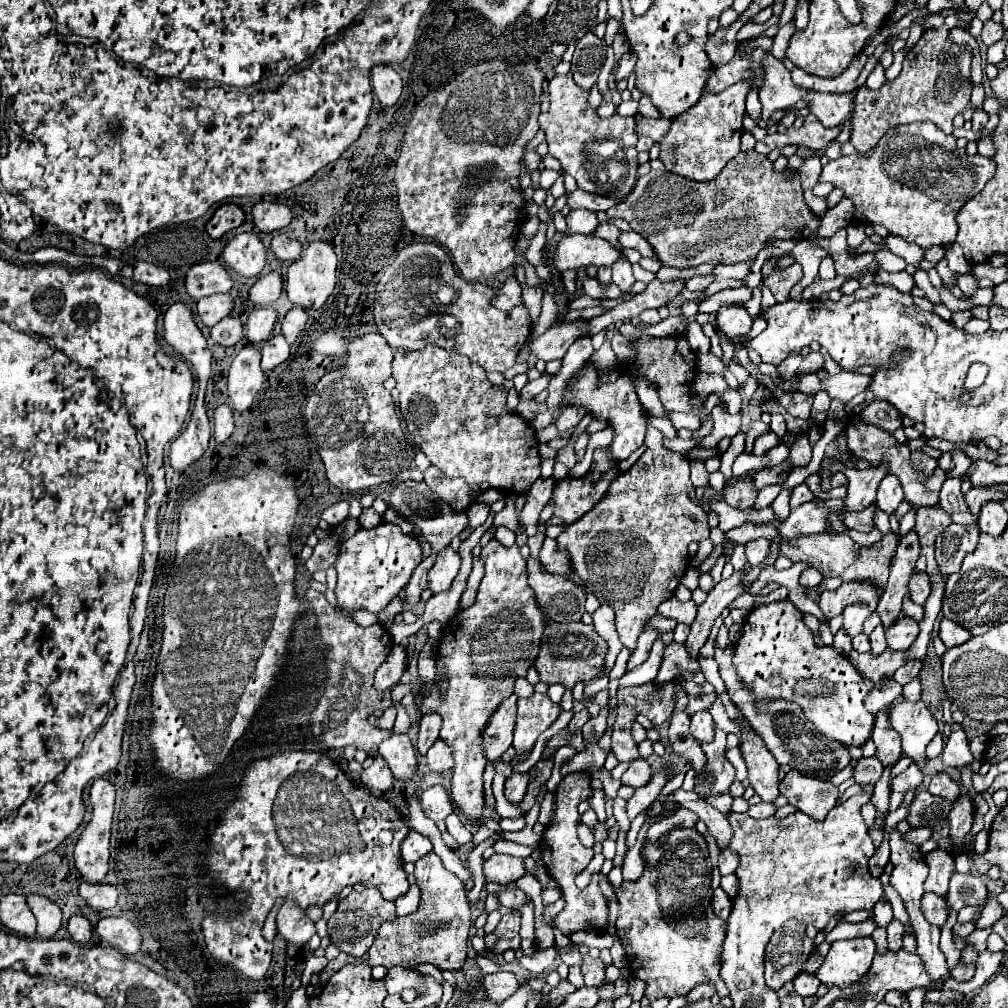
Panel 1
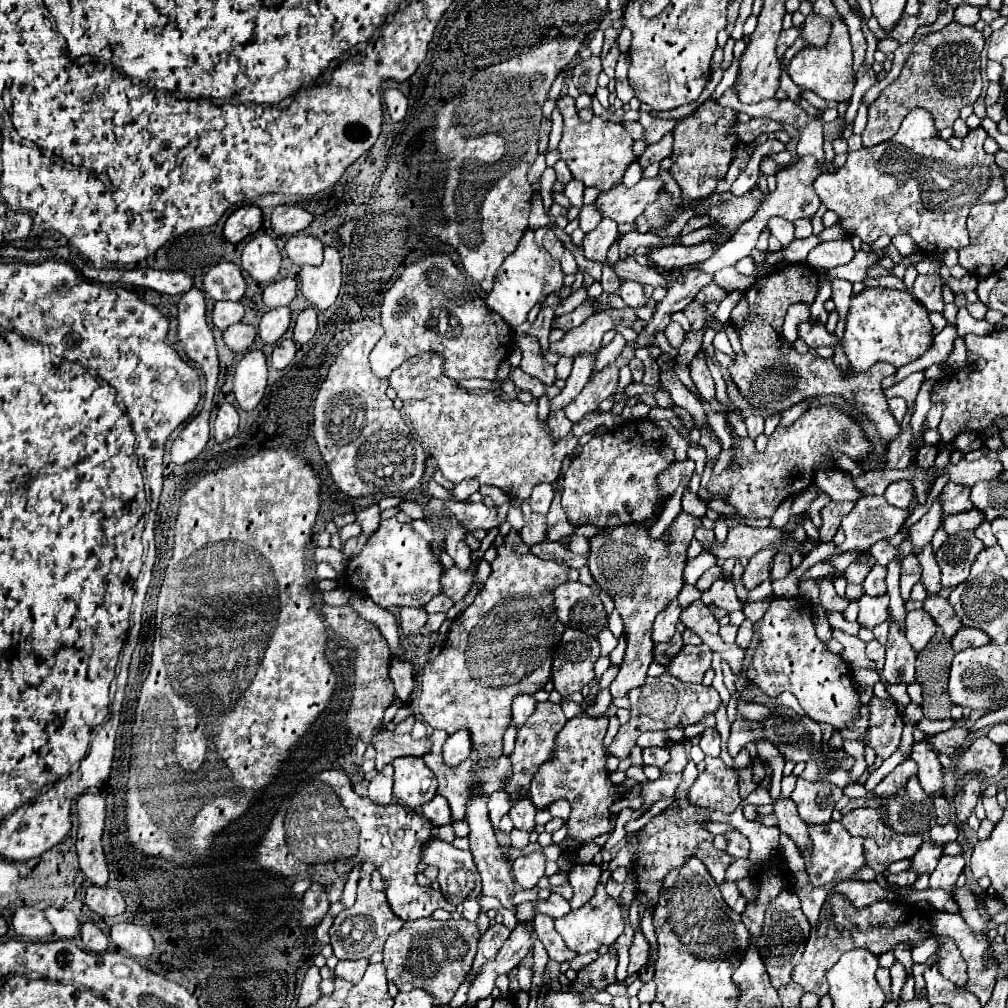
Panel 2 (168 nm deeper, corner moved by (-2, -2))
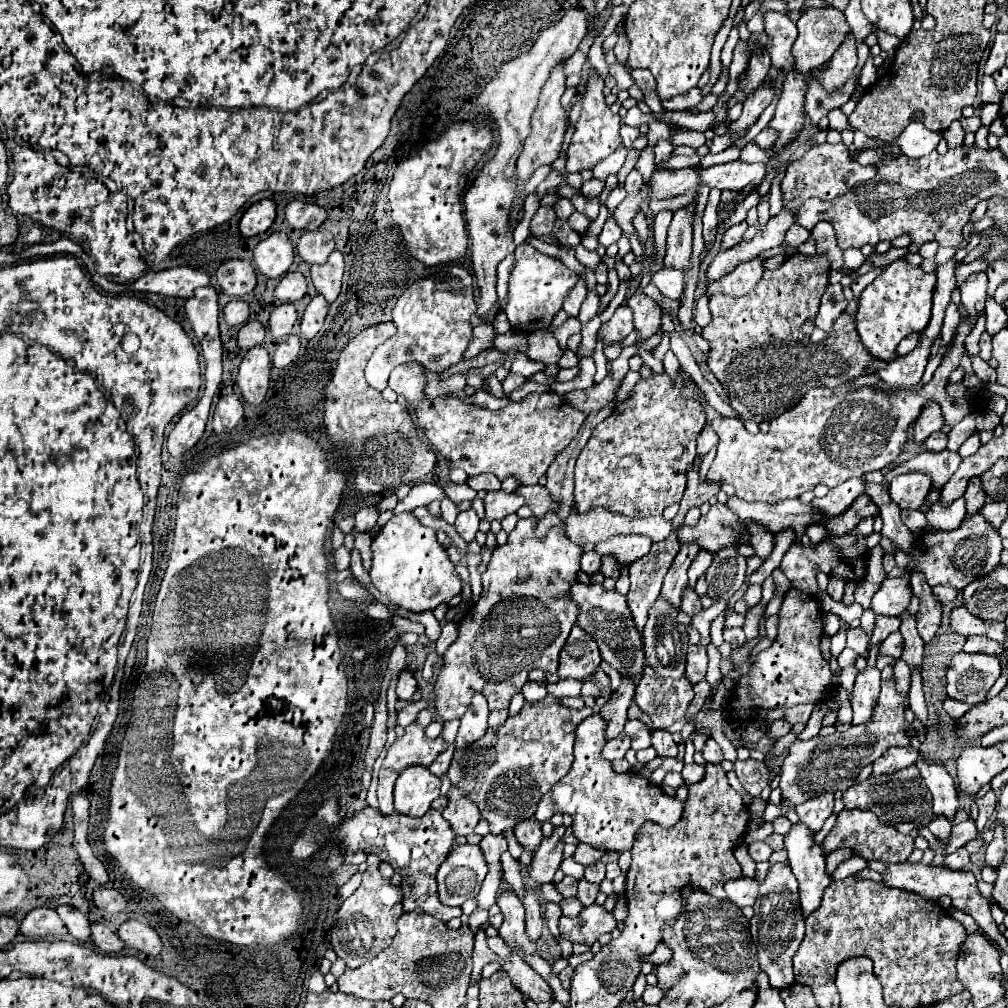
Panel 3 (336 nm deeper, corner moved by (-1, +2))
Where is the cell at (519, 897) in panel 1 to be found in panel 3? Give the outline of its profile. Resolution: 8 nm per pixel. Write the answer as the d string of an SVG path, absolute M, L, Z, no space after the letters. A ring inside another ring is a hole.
M565 898L565 900L559 902L559 906L563 910L563 916L577 916L581 912L581 908L583 908L577 898Z

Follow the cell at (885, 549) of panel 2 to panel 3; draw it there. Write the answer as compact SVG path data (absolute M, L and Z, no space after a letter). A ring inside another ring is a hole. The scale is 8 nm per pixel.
M981 514L965 518L957 530L951 532L923 532L915 542L914 558L898 550L895 555L896 566L909 572L917 570L925 574L929 586L943 584L963 590L977 576L985 576L999 564L999 554L1003 550L997 530L985 522Z

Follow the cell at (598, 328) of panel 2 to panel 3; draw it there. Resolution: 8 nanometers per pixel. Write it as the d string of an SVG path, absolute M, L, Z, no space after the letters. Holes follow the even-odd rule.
M621 304L613 318L599 328L597 338L601 338L603 344L619 344L627 334L633 332L633 328L633 310L627 304Z

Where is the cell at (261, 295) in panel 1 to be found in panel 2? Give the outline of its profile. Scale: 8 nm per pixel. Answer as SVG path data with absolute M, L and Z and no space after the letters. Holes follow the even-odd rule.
M282 278L282 280L276 280L276 282L270 282L266 288L264 288L264 304L270 306L270 308L276 308L276 306L288 306L294 296L296 296L296 280L294 278Z

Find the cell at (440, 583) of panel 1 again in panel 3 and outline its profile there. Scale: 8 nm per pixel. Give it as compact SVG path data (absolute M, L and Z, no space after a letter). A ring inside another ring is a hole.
M471 508L471 510L461 512L461 514L457 516L457 520L455 520L455 528L457 528L459 536L461 536L465 542L471 542L471 540L475 538L477 530L479 530L479 518L477 518L475 510Z

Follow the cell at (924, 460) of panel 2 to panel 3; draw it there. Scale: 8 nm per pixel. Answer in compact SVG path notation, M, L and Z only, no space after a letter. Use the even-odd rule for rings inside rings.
M935 432L935 434L931 434L931 436L925 440L925 448L931 450L931 452L945 450L945 446L947 446L947 436L941 434L941 432Z

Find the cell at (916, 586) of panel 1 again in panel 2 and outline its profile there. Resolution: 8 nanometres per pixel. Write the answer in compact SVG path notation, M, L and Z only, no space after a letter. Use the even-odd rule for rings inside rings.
M928 596L924 600L924 610L930 612L930 616L936 620L936 624L942 628L942 632L948 638L952 638L958 630L964 628L962 620L956 616L950 602L946 598L942 598L942 596Z

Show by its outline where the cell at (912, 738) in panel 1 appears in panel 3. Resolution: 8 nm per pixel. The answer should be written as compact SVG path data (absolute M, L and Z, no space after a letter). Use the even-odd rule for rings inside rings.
M919 758L915 766L919 768L929 792L933 794L933 812L953 820L955 812L959 810L959 802L955 782L949 772L941 764L929 764L925 758Z

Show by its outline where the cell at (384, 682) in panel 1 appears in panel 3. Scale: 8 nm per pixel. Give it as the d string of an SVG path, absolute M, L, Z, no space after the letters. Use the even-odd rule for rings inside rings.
M407 668L401 670L399 682L397 682L397 696L399 696L399 700L411 700L415 690L417 690L417 680L415 680L413 672L409 672Z

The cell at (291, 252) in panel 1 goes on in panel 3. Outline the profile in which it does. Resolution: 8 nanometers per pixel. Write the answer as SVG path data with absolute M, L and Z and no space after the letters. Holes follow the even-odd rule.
M303 232L297 240L297 254L307 264L325 264L331 250L335 248L335 240L329 232Z

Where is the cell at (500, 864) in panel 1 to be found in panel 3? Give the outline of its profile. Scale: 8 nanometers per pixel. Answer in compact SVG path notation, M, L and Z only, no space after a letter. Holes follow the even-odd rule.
M555 827L551 838L545 838L533 852L533 860L527 866L527 874L535 882L553 882L553 874L563 860L563 838L566 827Z

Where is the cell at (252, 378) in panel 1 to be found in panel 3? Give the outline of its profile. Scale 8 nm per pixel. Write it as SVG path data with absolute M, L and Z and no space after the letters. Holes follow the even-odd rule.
M255 346L245 354L235 384L247 404L257 406L263 402L269 388L269 370L269 352L263 346Z

